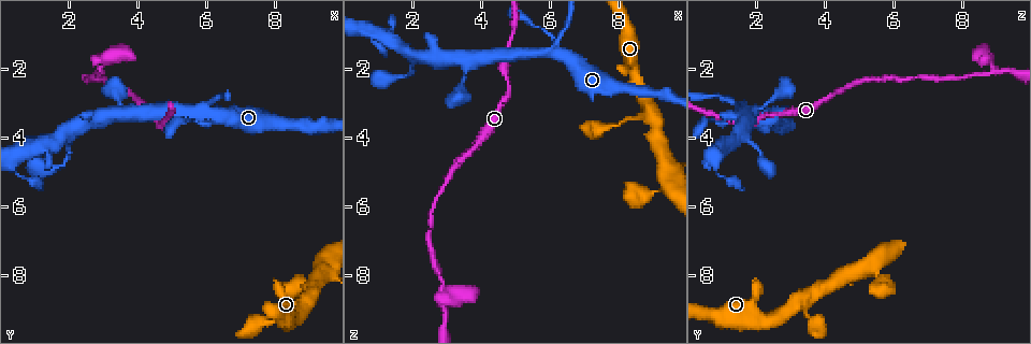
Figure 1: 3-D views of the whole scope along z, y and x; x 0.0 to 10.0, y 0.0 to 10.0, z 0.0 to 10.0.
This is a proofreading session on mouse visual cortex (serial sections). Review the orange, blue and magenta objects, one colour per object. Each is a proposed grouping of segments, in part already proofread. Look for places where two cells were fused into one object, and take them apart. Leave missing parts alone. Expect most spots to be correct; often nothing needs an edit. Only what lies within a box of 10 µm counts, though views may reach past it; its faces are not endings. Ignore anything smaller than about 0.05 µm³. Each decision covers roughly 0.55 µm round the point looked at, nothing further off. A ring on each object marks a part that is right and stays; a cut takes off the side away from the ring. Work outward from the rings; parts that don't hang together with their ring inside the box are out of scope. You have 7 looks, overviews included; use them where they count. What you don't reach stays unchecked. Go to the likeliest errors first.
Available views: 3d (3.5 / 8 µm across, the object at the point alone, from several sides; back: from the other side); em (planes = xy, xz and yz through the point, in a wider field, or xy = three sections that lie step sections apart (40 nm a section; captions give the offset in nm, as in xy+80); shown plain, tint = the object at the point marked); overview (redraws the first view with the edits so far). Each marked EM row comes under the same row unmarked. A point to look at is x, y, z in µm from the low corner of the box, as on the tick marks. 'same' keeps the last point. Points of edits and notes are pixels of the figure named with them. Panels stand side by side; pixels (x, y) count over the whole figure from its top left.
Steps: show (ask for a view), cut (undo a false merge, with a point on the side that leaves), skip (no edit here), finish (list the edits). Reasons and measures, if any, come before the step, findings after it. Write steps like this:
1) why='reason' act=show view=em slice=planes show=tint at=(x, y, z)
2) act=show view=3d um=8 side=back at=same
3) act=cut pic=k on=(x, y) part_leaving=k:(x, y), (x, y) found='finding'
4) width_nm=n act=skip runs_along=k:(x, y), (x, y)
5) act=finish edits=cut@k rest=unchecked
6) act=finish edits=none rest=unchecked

why='thin arm on a thick one' act=show view=3d um=3.5 at=(2.95, 2.15, 8.85)

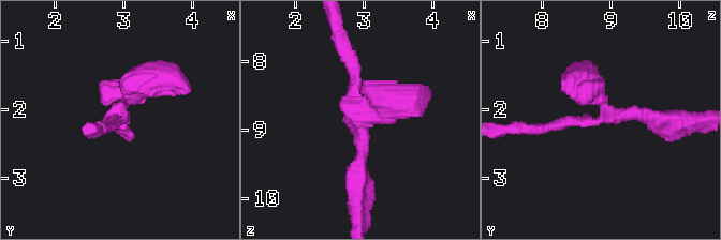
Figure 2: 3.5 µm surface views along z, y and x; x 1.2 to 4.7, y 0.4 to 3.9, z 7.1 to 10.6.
arms=3 arm_widths_nm=150,200,400 act=show view=em slice=xy step=2 show=tint at=(2.95, 2.05, 8.90)

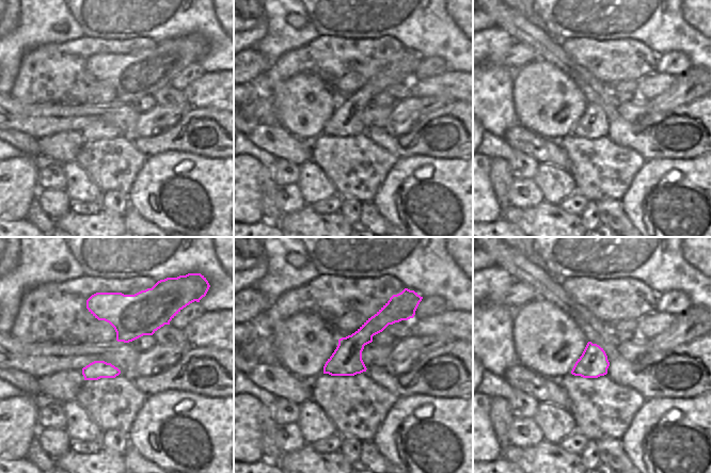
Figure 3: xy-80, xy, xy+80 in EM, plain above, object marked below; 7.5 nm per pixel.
act=cut pic=2 on=(579, 76) part_leaving=2:(601, 102), (582, 79), (571, 92) found='a second cell is stuck on'

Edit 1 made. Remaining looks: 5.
act=show view=overview

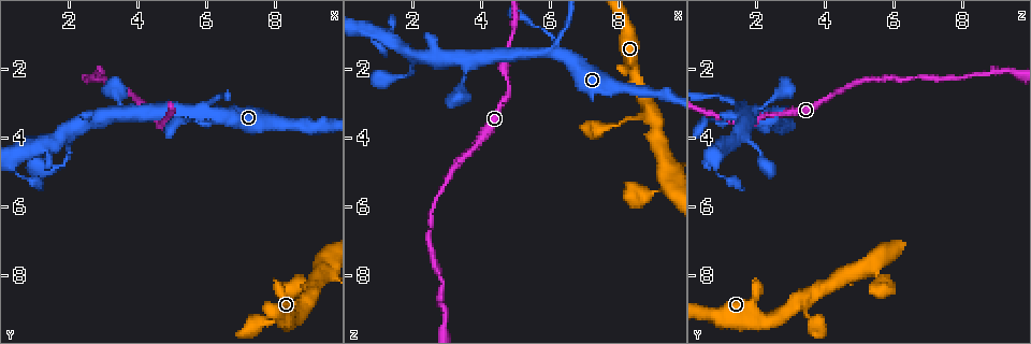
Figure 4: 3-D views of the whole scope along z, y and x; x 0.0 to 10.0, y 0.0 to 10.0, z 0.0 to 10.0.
why='four or more arms meet' act=show view=em slice=xy step=2 show=tint at=(6.20, 3.30, 1.55)

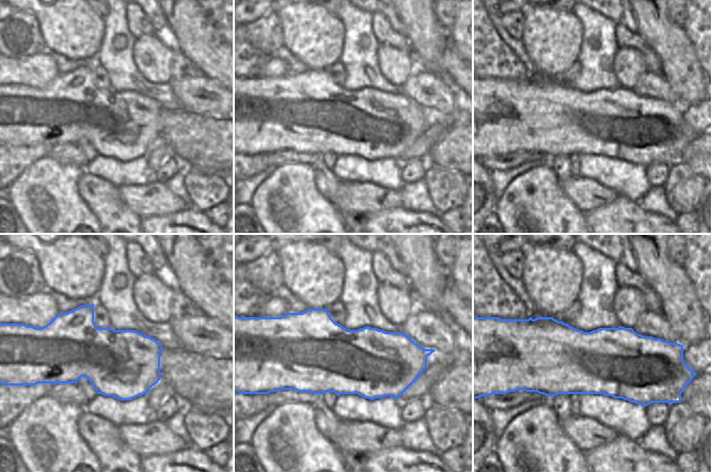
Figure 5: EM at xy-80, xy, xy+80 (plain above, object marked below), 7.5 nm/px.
why='see where the arms go' act=show view=3d um=3.5 at=same

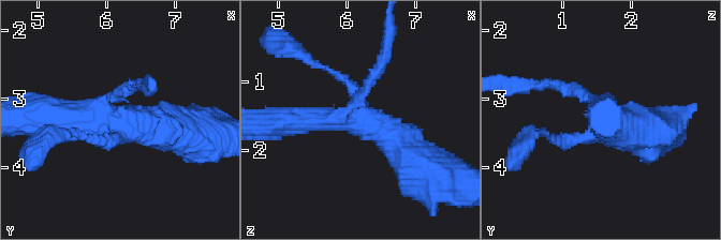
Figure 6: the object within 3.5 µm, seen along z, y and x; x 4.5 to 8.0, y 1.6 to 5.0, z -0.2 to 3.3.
width_nm=550 act=skip runs_along=6:(421, 163), (374, 124), (289, 119) found='one cell here'

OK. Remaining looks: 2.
why='abrupt turn' act=show view=3d um=3.5 at=(9.30, 8.10, 4.70)

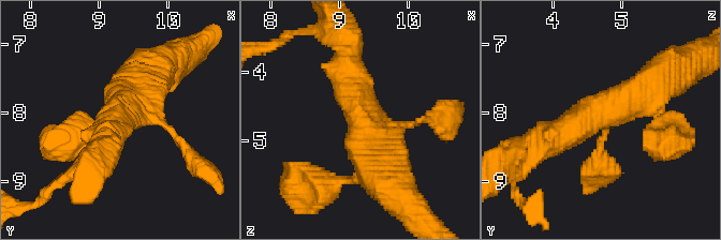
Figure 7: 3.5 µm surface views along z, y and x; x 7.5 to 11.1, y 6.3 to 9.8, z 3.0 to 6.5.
why='need the tissue' act=show view=em slice=planes show=tint at=(9.35, 8.05, 4.65)

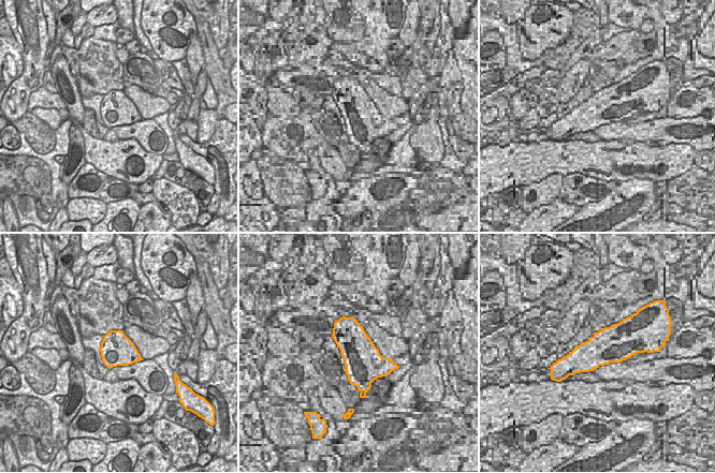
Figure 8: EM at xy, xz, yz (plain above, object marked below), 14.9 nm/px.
width_nm=480 act=skip runs_along=7:(540, 141), (650, 99), (652, 86) found='continuous, no second cell'

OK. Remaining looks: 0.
act=finish edits=cut@2 rest=unchecked

